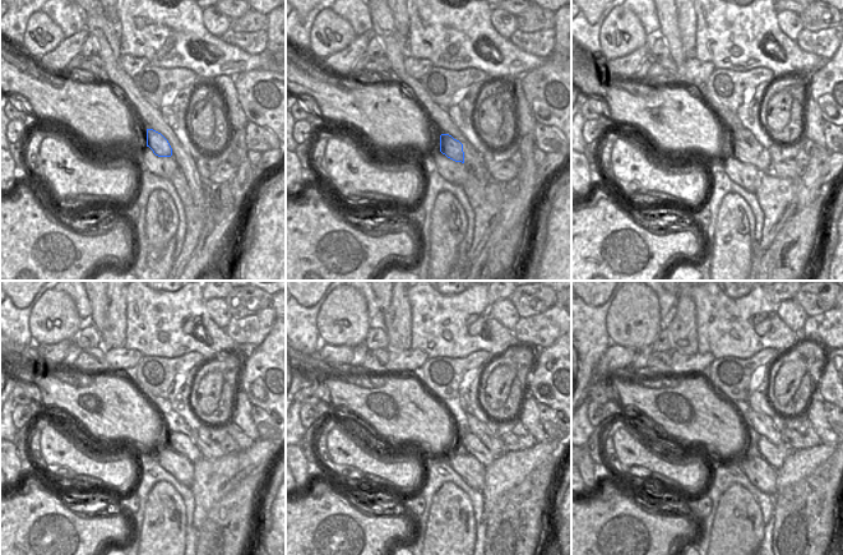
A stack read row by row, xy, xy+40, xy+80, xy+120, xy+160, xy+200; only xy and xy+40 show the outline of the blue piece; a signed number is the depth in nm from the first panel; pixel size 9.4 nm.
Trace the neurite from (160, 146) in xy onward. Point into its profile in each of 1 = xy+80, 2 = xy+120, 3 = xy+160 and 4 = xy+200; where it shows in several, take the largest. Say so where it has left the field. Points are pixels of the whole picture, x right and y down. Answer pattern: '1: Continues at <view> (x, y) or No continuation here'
1: Continues at xy+80 (742, 151)
2: Continues at xy+120 (184, 444)
3: Continues at xy+160 (472, 444)
4: Continues at xy+200 (774, 454)

